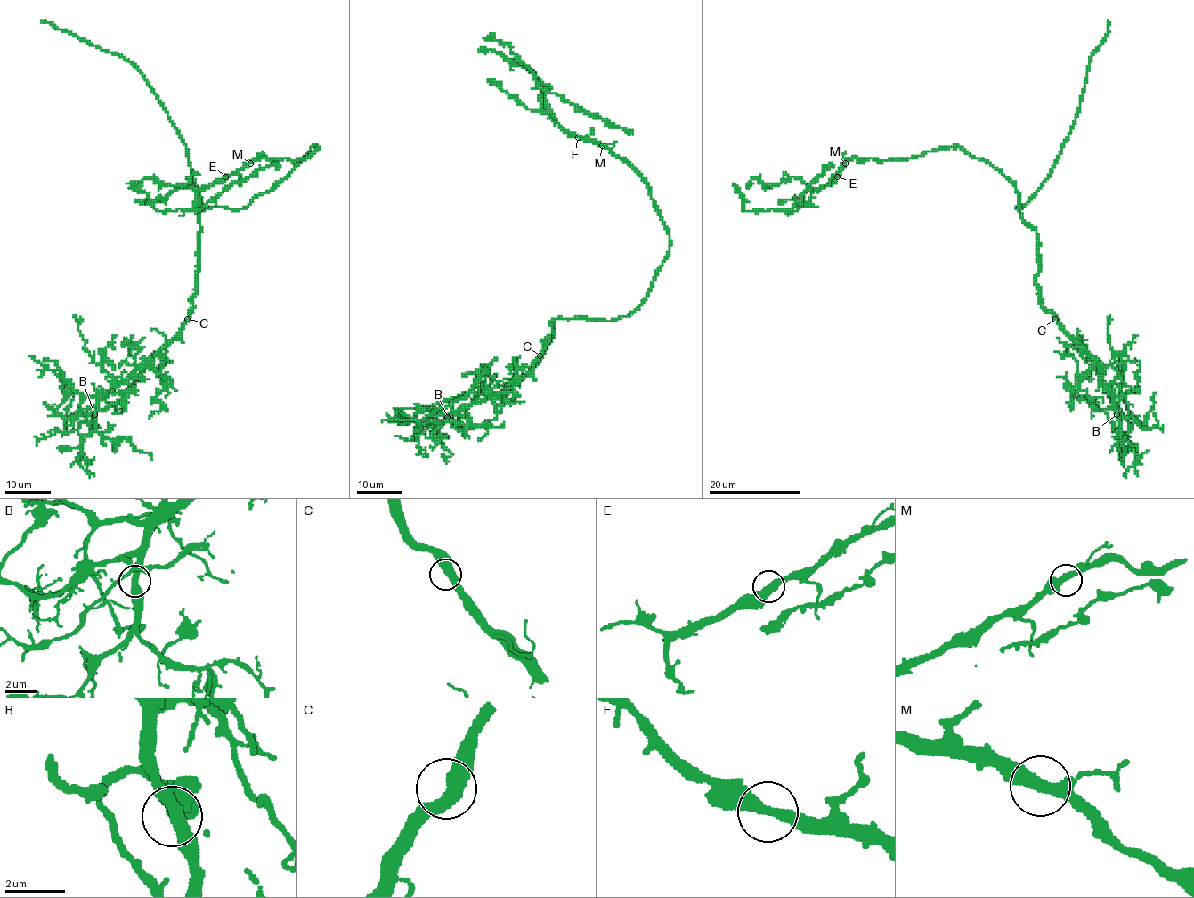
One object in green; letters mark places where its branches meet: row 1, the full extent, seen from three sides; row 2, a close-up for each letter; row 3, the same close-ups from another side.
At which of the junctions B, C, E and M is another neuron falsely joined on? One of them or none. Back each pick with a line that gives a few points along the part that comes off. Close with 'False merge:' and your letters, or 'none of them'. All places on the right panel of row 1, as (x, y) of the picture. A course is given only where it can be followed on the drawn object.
False merge: none of them

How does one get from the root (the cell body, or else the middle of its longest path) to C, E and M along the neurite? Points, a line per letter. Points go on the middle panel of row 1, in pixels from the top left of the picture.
C: (626, 315), (613, 321), (556, 318), (553, 322), (553, 335), (544, 342), (540, 356)
E: (626, 315), (646, 296), (669, 251), (670, 238), (645, 180), (629, 163), (605, 147), (578, 137)
M: (626, 315), (646, 296), (669, 251), (670, 238), (645, 180), (629, 163), (602, 145)

